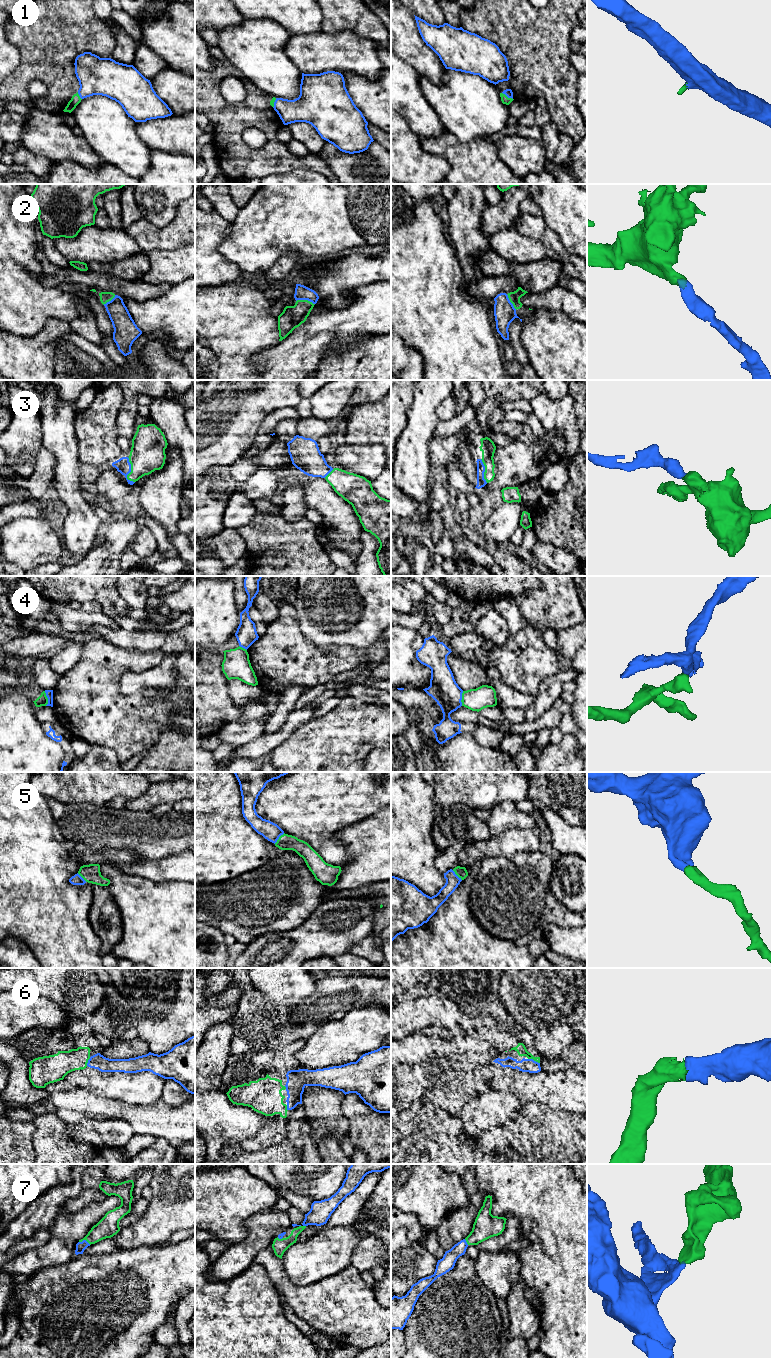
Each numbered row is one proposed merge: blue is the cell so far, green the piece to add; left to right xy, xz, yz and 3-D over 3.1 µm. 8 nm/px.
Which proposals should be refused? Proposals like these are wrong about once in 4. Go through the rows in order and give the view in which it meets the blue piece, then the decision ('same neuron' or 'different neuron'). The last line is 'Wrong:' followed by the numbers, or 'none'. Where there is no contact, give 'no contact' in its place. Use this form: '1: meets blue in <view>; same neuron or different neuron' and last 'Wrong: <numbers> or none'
1: meets blue in yz; same neuron
2: meets blue in xz; same neuron
3: meets blue in xy; same neuron
4: meets blue in xy; different neuron
5: meets blue in xz; same neuron
6: meets blue in yz; same neuron
7: meets blue in xy; same neuron
Wrong: 4

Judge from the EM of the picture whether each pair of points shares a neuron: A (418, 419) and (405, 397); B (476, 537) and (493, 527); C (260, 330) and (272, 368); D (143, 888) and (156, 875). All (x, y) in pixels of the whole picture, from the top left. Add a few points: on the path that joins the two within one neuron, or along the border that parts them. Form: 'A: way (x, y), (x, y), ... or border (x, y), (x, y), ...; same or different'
A: border (414, 390), (404, 429); different
B: border (480, 529), (480, 532), (487, 539), (503, 545); different
C: border (279, 341), (269, 347); different
D: border (128, 873), (157, 882), (174, 880); different

